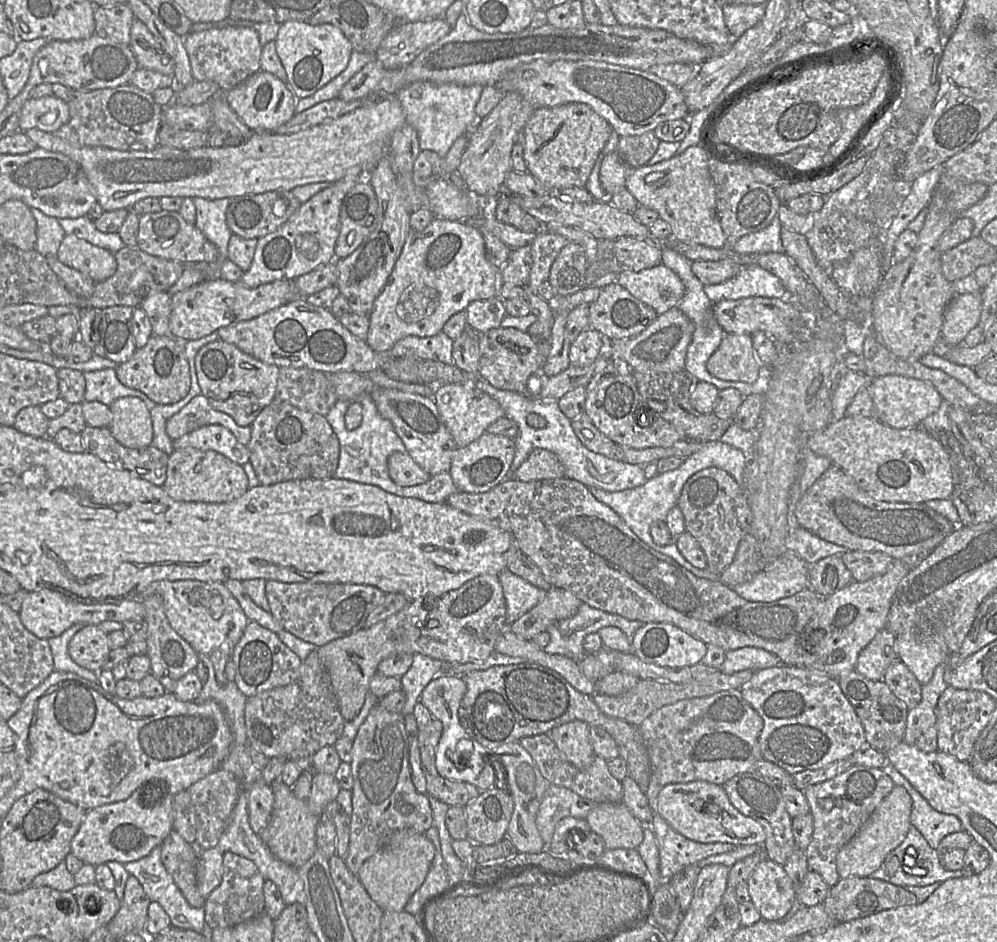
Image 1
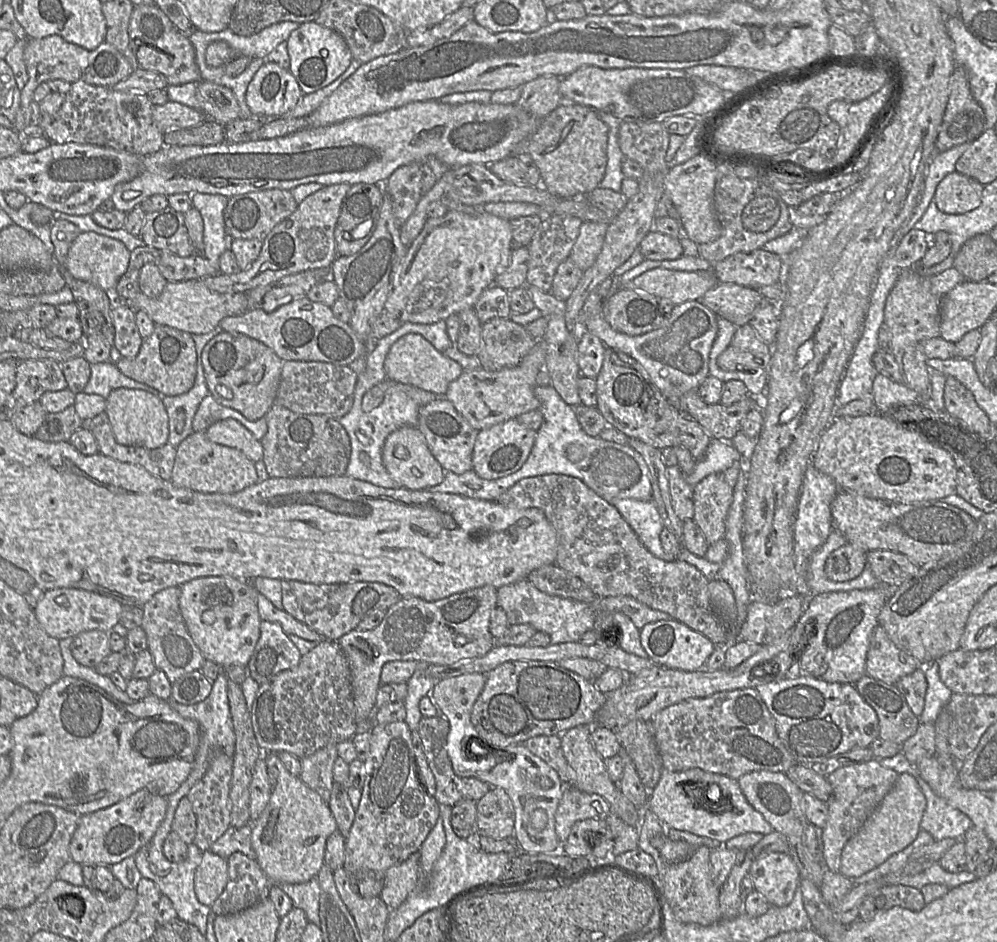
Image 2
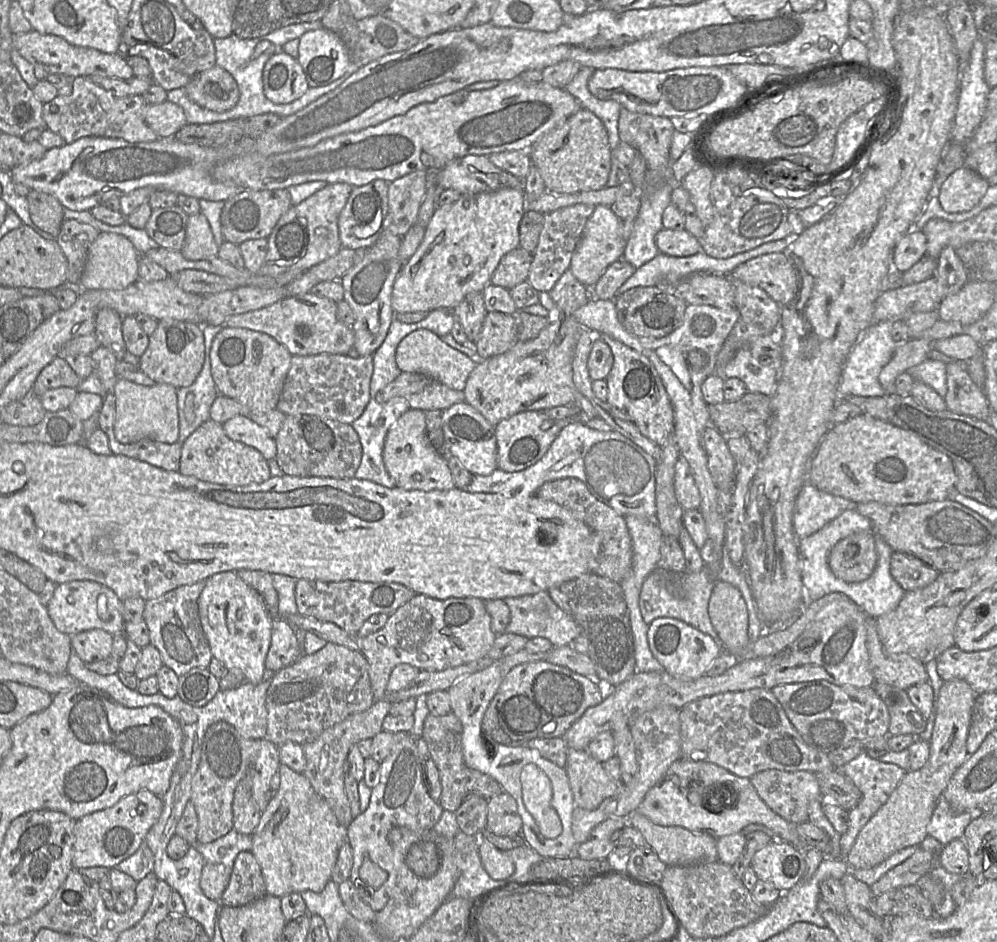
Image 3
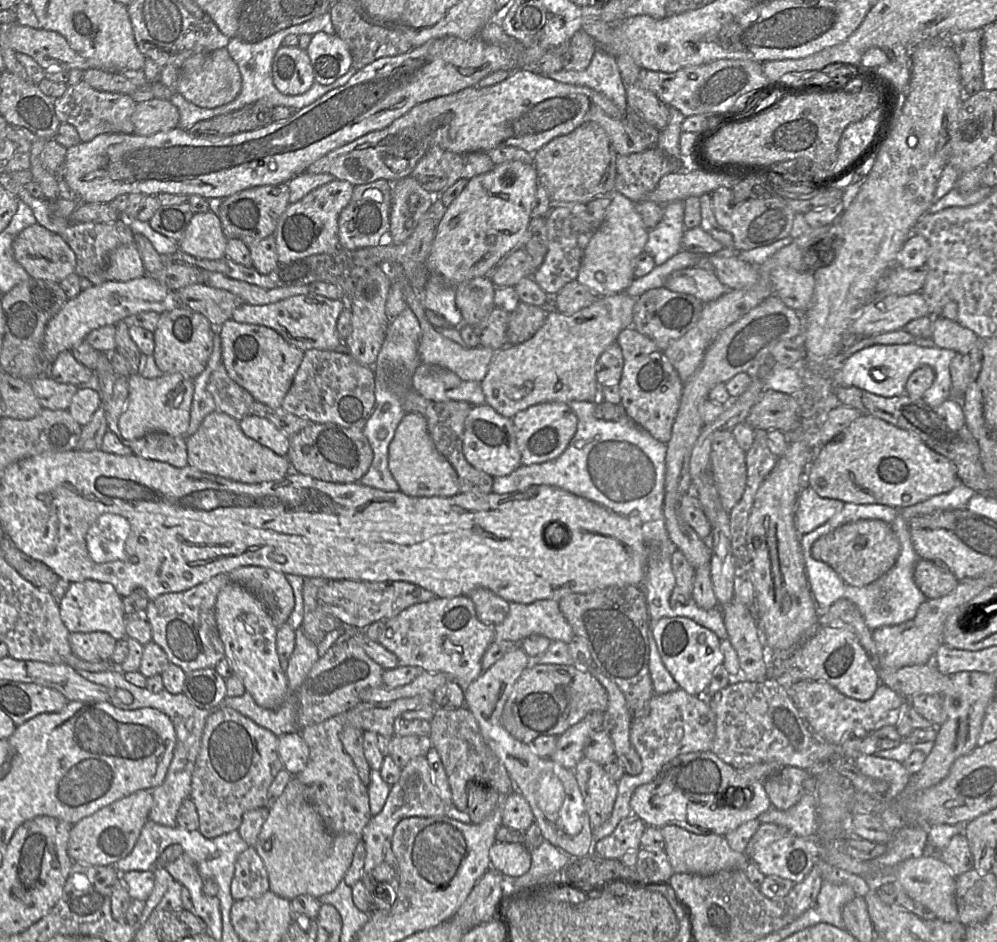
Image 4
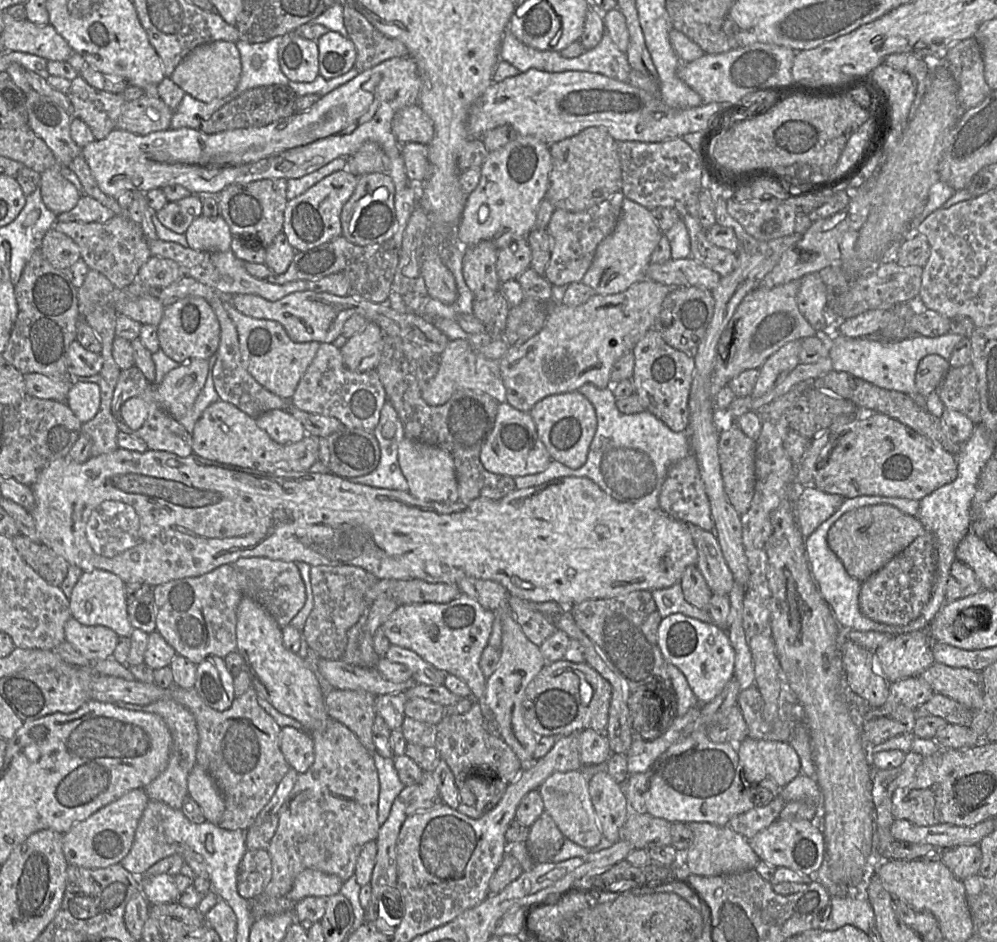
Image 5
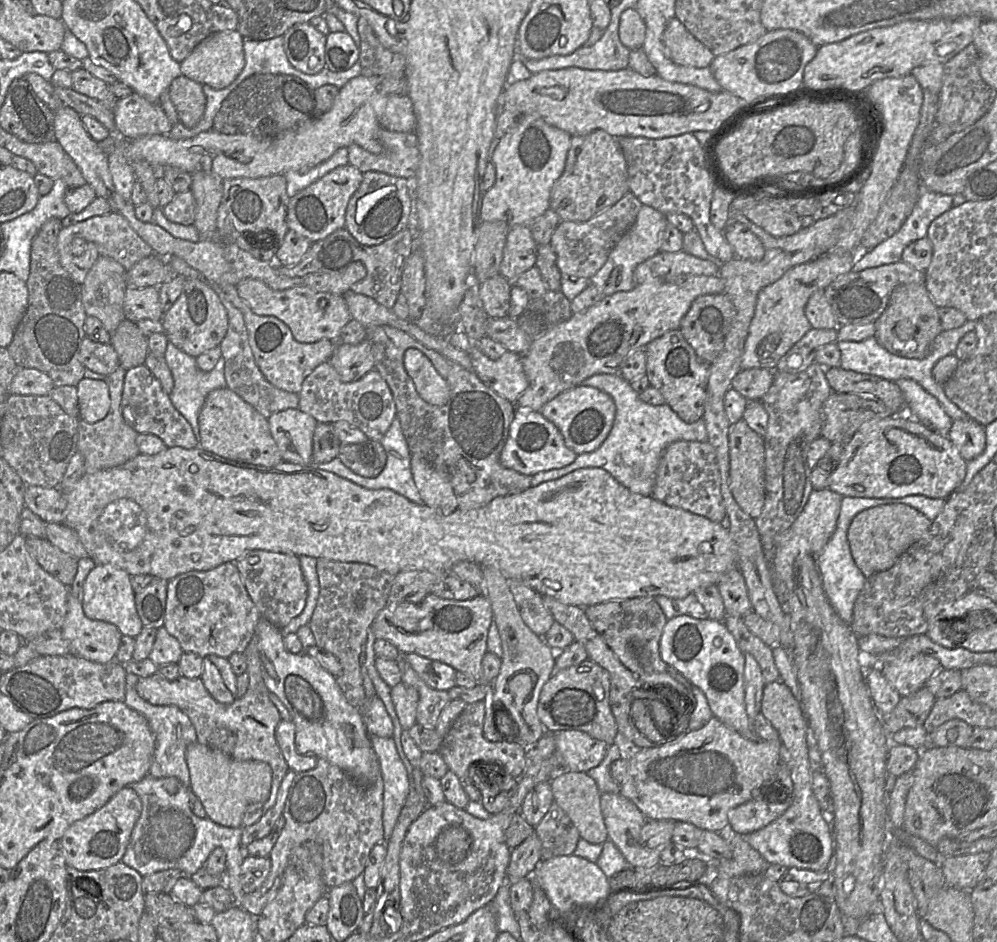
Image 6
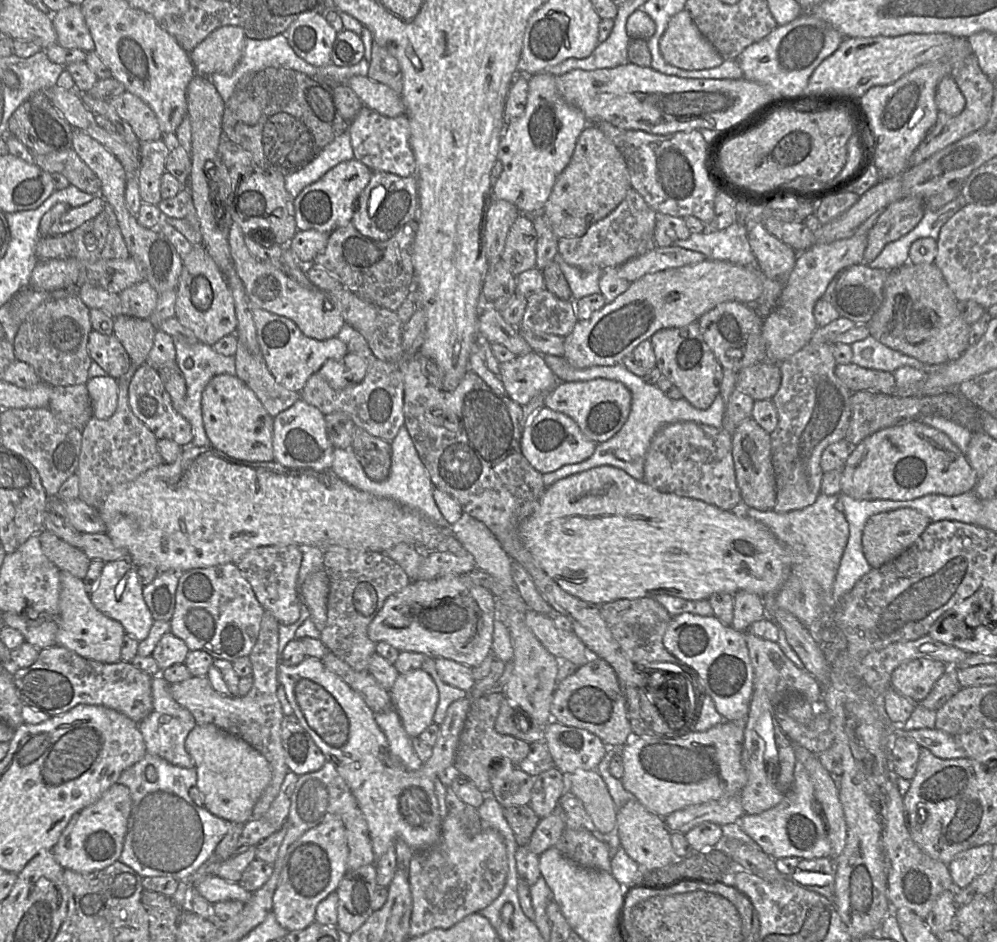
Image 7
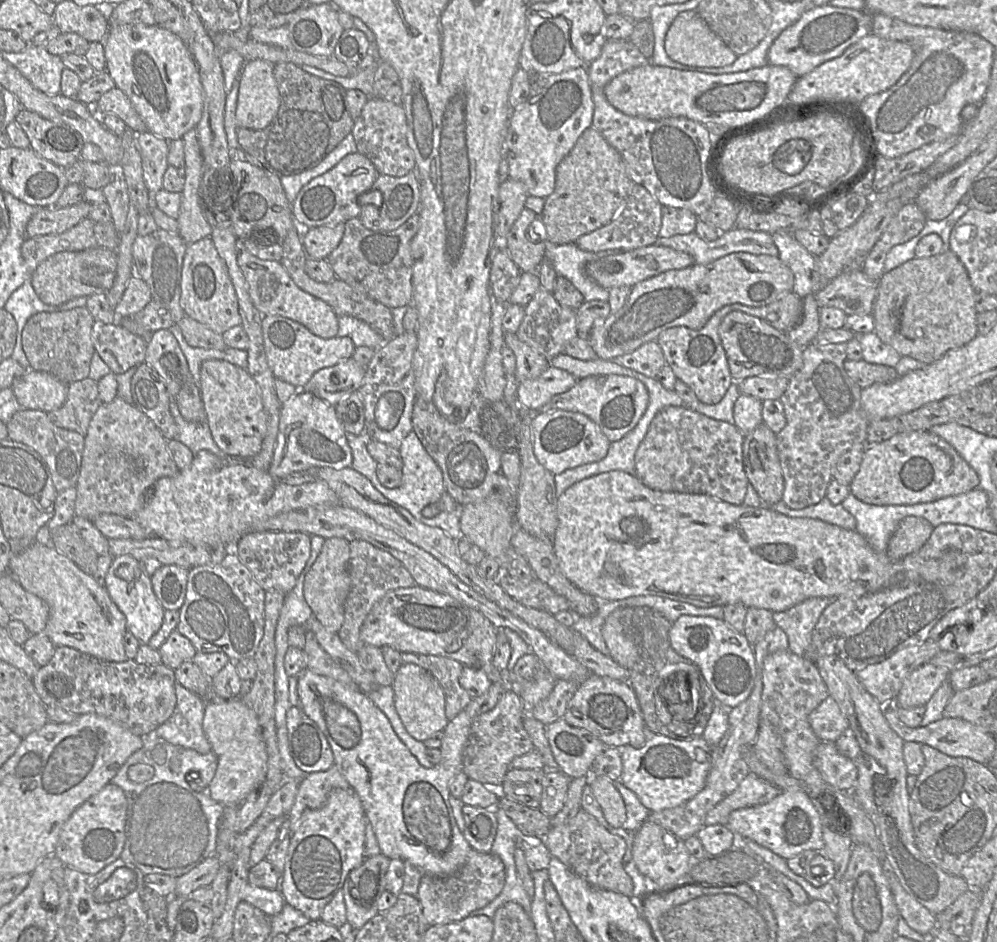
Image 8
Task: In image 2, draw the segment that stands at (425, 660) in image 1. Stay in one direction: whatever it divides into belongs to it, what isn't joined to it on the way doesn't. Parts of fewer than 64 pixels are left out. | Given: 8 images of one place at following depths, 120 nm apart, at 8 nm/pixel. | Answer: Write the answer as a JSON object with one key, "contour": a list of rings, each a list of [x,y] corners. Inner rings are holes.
{"contour":[[[423,661],[416,663],[416,668],[410,679],[406,682],[407,696],[404,699],[406,717],[404,722],[411,731],[417,731],[422,715],[419,710],[420,700],[429,695],[436,681],[427,676],[427,668],[430,664]]]}

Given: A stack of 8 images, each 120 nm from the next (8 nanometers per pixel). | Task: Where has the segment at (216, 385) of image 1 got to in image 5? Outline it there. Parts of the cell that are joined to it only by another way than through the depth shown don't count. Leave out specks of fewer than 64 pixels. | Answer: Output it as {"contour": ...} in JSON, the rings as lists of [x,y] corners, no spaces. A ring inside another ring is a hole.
{"contour":[[[231,302],[226,304],[226,310],[237,329],[241,357],[247,371],[271,393],[291,400],[300,380],[314,360],[320,343],[296,343],[290,339],[280,323],[246,316],[237,311]]]}

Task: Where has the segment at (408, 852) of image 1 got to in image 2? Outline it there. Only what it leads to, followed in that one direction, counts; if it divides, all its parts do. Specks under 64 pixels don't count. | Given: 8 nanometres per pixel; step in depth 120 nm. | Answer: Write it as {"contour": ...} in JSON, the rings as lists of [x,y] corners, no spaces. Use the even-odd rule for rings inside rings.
{"contour":[[[413,853],[402,863],[385,872],[380,898],[390,910],[398,908],[418,887],[420,854]]]}

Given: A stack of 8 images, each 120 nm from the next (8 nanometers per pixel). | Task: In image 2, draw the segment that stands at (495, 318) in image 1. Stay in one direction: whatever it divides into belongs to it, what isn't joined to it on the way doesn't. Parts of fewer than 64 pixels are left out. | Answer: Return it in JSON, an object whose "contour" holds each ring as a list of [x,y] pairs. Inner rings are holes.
{"contour":[[[497,285],[485,289],[473,308],[482,324],[493,318],[510,318],[512,313],[508,291]]]}

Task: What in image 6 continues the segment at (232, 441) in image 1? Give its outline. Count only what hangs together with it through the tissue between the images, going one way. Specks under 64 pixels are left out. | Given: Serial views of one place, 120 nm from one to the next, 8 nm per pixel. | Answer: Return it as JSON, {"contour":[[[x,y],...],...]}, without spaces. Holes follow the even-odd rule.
{"contour":[[[299,408],[268,418],[272,437],[284,463],[313,466],[313,435],[318,422]]]}

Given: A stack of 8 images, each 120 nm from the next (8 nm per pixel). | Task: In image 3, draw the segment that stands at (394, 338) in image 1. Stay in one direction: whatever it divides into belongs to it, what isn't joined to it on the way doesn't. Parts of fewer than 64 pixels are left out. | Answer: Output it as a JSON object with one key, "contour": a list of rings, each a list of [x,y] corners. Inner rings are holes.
{"contour":[[[502,188],[493,192],[460,195],[459,199],[450,205],[437,208],[425,228],[423,240],[411,258],[405,262],[395,279],[391,295],[391,308],[394,314],[413,312],[430,312],[436,309],[453,310],[469,293],[480,292],[490,284],[491,277],[501,259],[513,249],[519,247],[519,224],[526,212],[526,197],[521,189]]]}

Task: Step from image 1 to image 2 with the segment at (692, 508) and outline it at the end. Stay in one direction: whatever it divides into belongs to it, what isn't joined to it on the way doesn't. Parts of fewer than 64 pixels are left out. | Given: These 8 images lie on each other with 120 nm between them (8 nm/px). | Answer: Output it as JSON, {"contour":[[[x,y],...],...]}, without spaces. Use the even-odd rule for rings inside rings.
{"contour":[[[736,462],[724,472],[709,474],[693,487],[692,519],[709,545],[725,538],[726,519],[740,471],[741,465]]]}

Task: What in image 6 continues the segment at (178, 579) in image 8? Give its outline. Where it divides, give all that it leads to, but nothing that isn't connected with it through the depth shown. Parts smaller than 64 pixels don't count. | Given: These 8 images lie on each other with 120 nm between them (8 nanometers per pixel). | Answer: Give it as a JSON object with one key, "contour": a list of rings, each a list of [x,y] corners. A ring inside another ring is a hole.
{"contour":[[[155,578],[143,590],[135,593],[135,606],[143,626],[160,628],[164,624],[168,581]]]}

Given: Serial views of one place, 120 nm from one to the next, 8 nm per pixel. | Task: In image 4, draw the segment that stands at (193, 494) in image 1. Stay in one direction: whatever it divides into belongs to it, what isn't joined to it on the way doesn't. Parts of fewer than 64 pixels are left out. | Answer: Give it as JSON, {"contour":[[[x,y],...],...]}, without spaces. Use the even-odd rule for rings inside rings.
{"contour":[[[215,411],[204,419],[200,428],[187,438],[188,465],[207,474],[245,484],[280,481],[291,474],[292,467],[286,456],[279,456],[271,449],[247,437],[239,421]]]}

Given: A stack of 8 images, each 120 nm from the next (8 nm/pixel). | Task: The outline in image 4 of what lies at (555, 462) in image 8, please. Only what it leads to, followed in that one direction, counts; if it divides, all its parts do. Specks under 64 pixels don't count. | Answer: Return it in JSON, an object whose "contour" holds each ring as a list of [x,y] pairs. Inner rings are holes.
{"contour":[[[487,404],[473,406],[465,420],[463,453],[469,464],[477,470],[483,471],[492,477],[509,475],[514,470],[522,466],[521,453],[516,443],[512,419],[500,415]]]}

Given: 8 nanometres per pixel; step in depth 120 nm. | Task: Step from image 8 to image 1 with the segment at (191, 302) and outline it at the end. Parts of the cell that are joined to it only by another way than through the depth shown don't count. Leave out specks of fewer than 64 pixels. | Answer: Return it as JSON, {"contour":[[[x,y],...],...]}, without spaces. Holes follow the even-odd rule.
{"contour":[[[152,334],[145,346],[136,349],[133,356],[117,366],[118,380],[126,387],[144,393],[156,404],[172,404],[184,398],[191,387],[190,366],[184,342],[176,337]]]}

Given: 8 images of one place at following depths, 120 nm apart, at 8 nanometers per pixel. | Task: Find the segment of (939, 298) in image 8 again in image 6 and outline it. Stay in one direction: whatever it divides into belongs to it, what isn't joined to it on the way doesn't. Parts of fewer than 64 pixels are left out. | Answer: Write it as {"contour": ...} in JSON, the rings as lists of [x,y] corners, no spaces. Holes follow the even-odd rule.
{"contour":[[[901,284],[891,293],[884,312],[874,321],[875,334],[880,345],[890,353],[905,357],[925,358],[934,339],[943,332],[938,307],[934,304],[925,284]]]}

